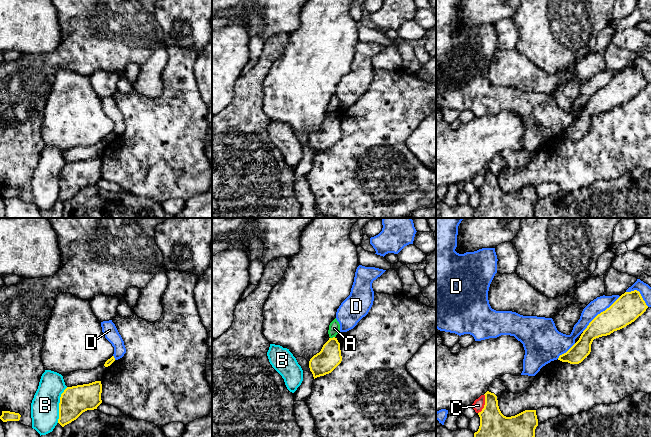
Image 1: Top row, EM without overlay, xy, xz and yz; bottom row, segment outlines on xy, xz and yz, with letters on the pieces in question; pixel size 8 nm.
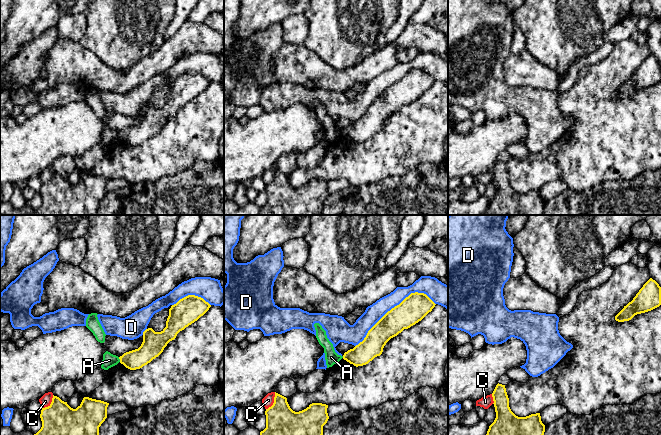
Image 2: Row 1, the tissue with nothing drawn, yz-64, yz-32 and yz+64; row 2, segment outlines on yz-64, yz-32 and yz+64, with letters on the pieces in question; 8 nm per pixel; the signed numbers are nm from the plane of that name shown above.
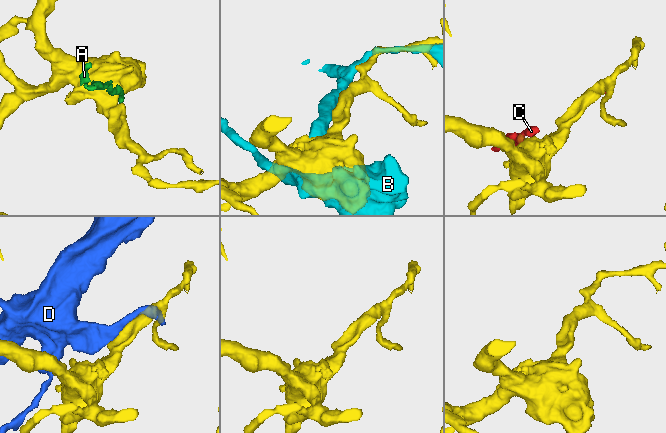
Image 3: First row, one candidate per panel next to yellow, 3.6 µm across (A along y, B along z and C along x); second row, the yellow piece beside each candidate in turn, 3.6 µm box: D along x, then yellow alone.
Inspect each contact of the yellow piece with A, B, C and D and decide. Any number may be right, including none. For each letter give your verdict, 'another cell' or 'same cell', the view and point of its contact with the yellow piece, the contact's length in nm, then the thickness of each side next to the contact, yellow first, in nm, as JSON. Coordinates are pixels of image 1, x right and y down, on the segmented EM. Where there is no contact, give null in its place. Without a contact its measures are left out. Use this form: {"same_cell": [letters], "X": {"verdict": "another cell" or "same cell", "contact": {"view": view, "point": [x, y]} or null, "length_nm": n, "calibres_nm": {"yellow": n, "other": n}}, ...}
{"same_cell": [], "A": {"verdict": "another cell", "contact": {"view": "xz", "point": [333, 337]}, "length_nm": 40, "calibres_nm": {"yellow": 190, "other": 100}}, "B": {"verdict": "another cell", "contact": {"view": "xy", "point": [59, 405]}, "length_nm": 300, "calibres_nm": {"yellow": 240, "other": 220}}, "C": {"verdict": "another cell", "contact": {"view": "yz", "point": [485, 404]}, "length_nm": 170, "calibres_nm": {"yellow": 220, "other": 90}}, "D": {"verdict": "another cell", "contact": {"view": "yz", "point": [601, 312]}, "length_nm": 420, "calibres_nm": {"yellow": 220, "other": 120}}}

